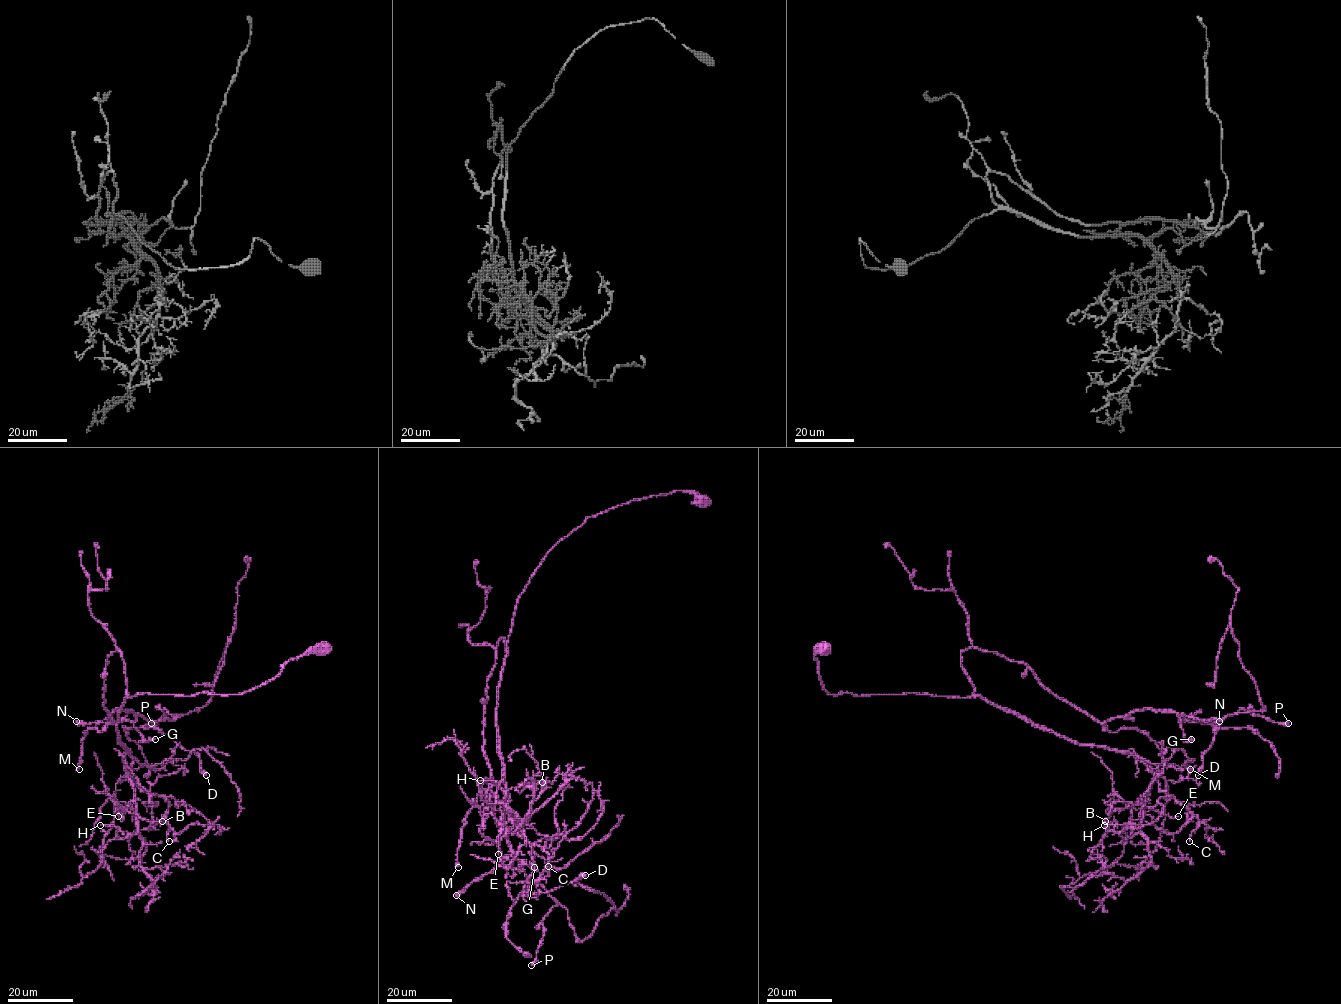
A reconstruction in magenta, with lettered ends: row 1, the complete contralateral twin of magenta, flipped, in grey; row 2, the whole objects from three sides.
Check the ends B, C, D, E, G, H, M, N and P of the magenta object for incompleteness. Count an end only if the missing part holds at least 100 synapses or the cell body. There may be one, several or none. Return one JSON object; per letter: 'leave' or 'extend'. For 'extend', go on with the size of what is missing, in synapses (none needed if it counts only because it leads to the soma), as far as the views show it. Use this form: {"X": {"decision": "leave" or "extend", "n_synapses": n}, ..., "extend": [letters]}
{"B": {"decision": "leave"}, "C": {"decision": "leave"}, "D": {"decision": "leave"}, "E": {"decision": "leave"}, "G": {"decision": "leave"}, "H": {"decision": "leave"}, "M": {"decision": "leave"}, "N": {"decision": "leave"}, "P": {"decision": "leave"}, "extend": []}

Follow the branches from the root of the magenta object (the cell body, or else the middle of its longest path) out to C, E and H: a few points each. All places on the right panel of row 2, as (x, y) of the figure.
C: (824, 648), (814, 657), (829, 694), (981, 696), (1066, 738), (1133, 753), (1158, 787), (1202, 822), (1189, 841)
E: (824, 648), (814, 657), (829, 694), (981, 696), (1066, 738), (1133, 753), (1154, 776), (1142, 808), (1178, 816)
H: (824, 648), (829, 694), (981, 696), (1133, 753), (1154, 776), (1141, 828), (1104, 825)

